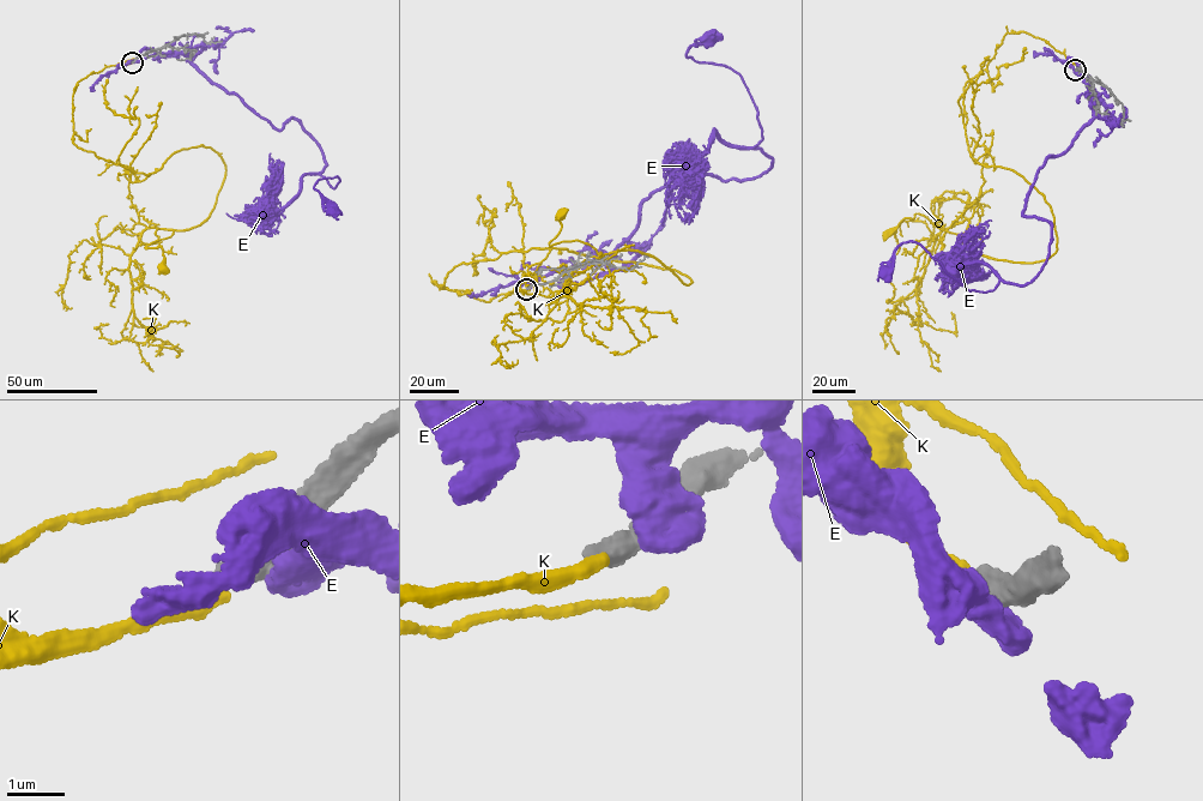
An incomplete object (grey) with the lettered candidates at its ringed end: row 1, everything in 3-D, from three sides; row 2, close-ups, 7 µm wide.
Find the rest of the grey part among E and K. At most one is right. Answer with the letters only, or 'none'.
none

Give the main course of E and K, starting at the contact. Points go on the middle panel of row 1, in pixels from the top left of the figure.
E: (529, 288), (606, 262), (641, 203), (678, 176), (742, 181), (772, 166), (741, 76), (687, 55), (708, 36)
K: (526, 289), (485, 301), (431, 281), (536, 247), (526, 277), (569, 293), (600, 260), (549, 245), (560, 212)

